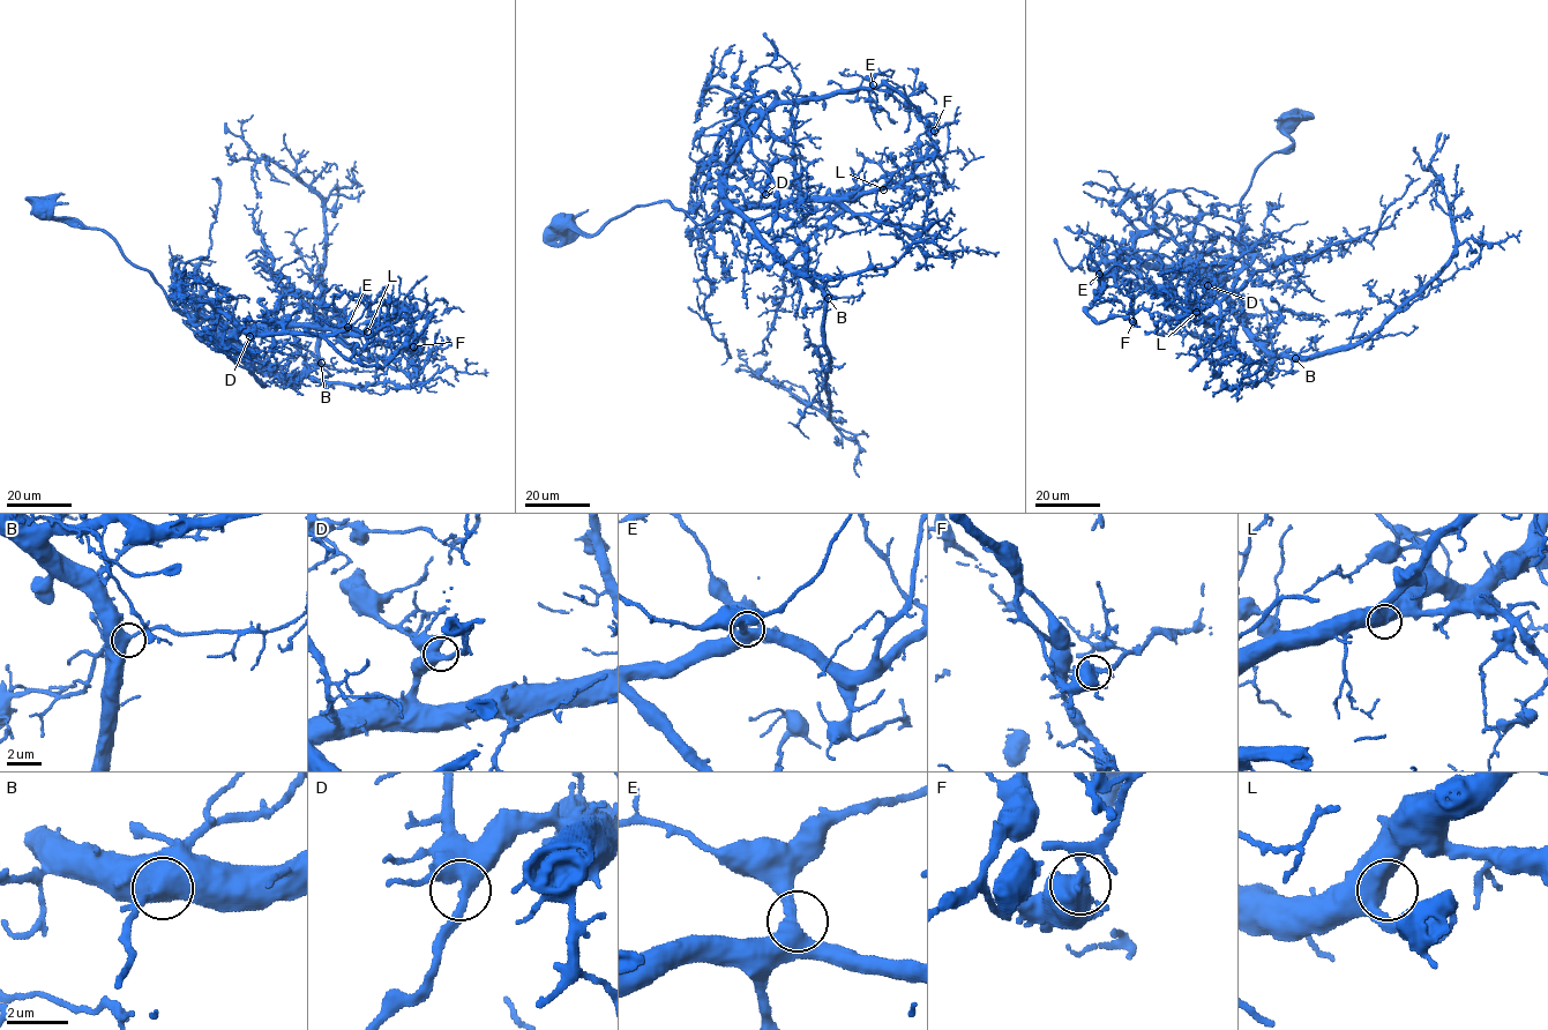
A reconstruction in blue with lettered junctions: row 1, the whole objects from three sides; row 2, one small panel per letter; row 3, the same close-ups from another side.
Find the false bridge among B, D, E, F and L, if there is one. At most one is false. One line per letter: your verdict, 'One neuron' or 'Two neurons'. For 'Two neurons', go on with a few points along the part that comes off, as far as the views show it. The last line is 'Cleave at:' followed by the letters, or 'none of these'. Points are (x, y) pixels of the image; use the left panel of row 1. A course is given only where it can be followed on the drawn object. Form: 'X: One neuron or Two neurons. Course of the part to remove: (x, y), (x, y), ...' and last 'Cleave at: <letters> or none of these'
B: One neuron
D: One neuron
E: One neuron
F: Two neurons. Course of the part to remove: (413, 346), (435, 308)
L: One neuron
Cleave at: F

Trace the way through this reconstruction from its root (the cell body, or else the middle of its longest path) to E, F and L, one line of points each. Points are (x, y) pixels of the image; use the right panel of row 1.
E: (1288, 122), (1293, 142), (1265, 158), (1241, 199), (1248, 259), (1234, 276), (1133, 259), (1105, 278), (1099, 274)
F: (1288, 122), (1293, 142), (1265, 158), (1241, 199), (1248, 260), (1197, 312), (1174, 295), (1139, 292), (1133, 321)
L: (1288, 122), (1287, 135), (1293, 142), (1265, 158), (1241, 199), (1241, 246), (1248, 260), (1196, 312)

